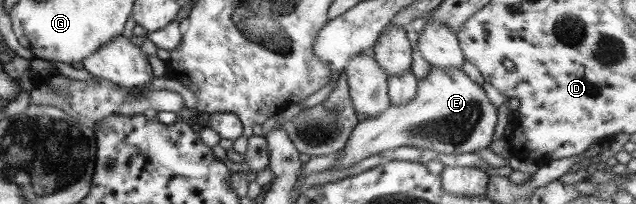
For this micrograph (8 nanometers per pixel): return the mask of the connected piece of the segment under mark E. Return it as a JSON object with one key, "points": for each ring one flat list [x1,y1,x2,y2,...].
{"points":[[430,67,424,77,416,79,416,93,409,102,389,105,374,117,357,121,351,129,344,147,338,151,337,162,329,171,349,171,349,167,359,161,400,146,412,146,423,150,434,150,443,154,461,154,475,152,489,146,497,116,496,107,487,99,480,84,473,82,460,68,440,69]]}

